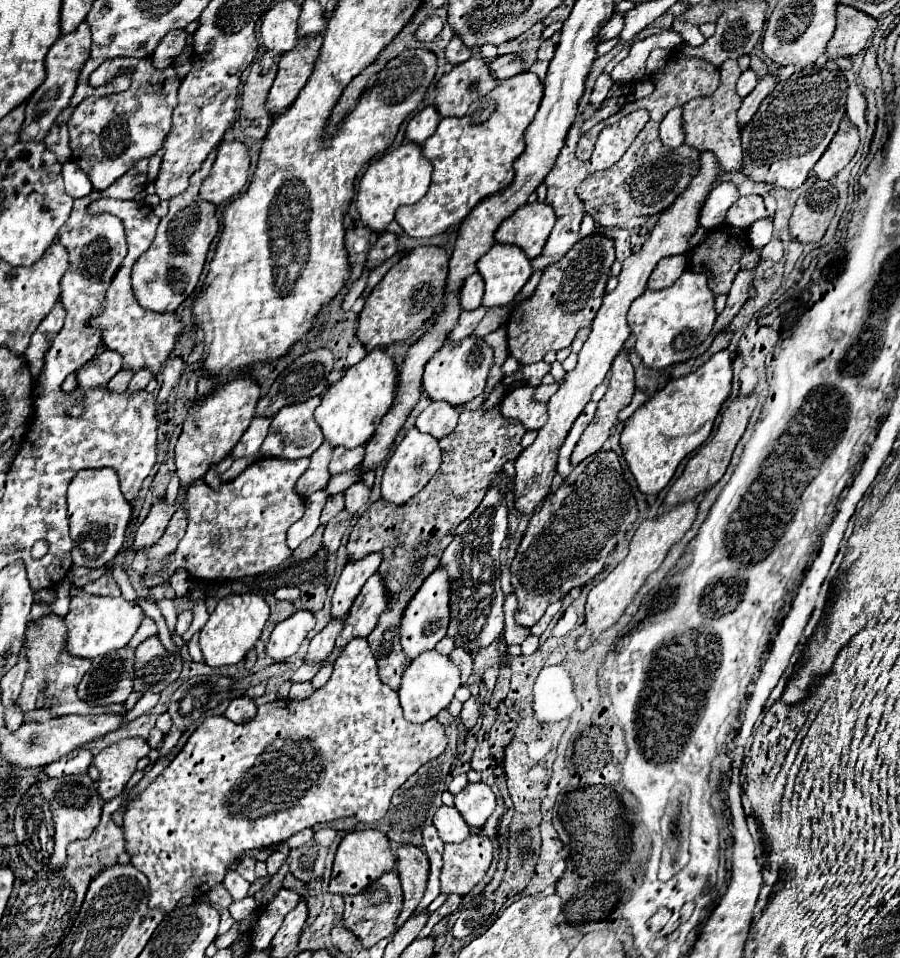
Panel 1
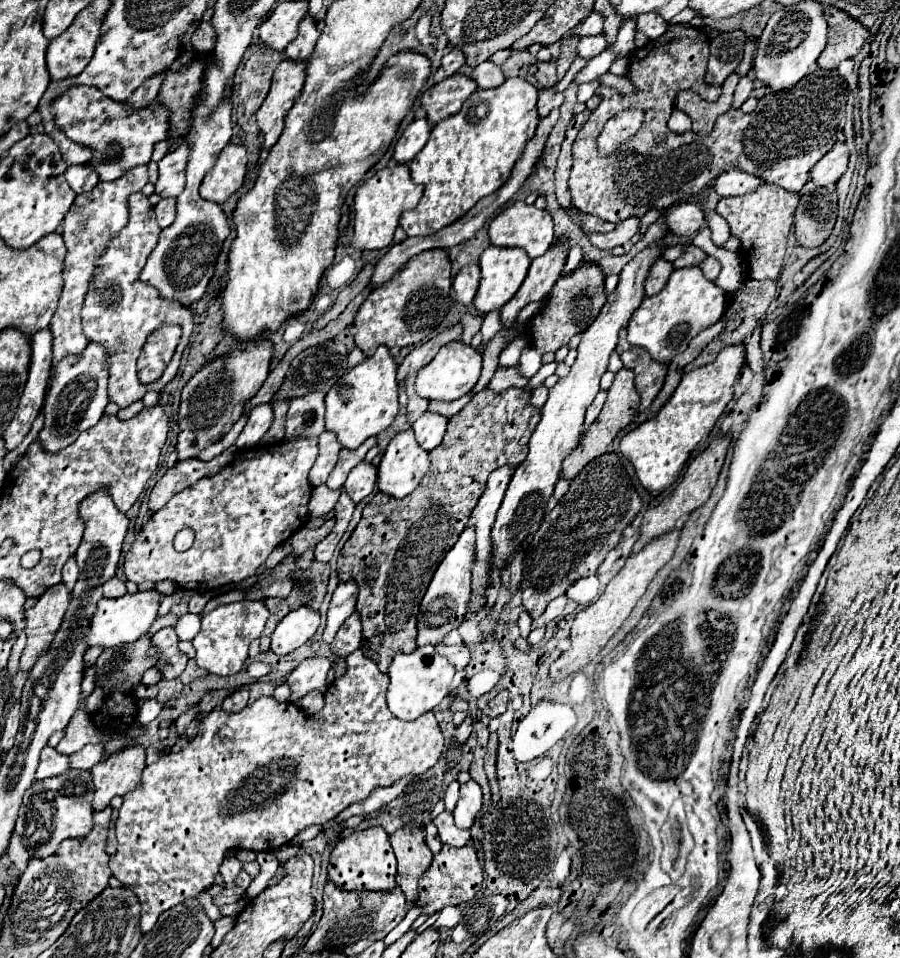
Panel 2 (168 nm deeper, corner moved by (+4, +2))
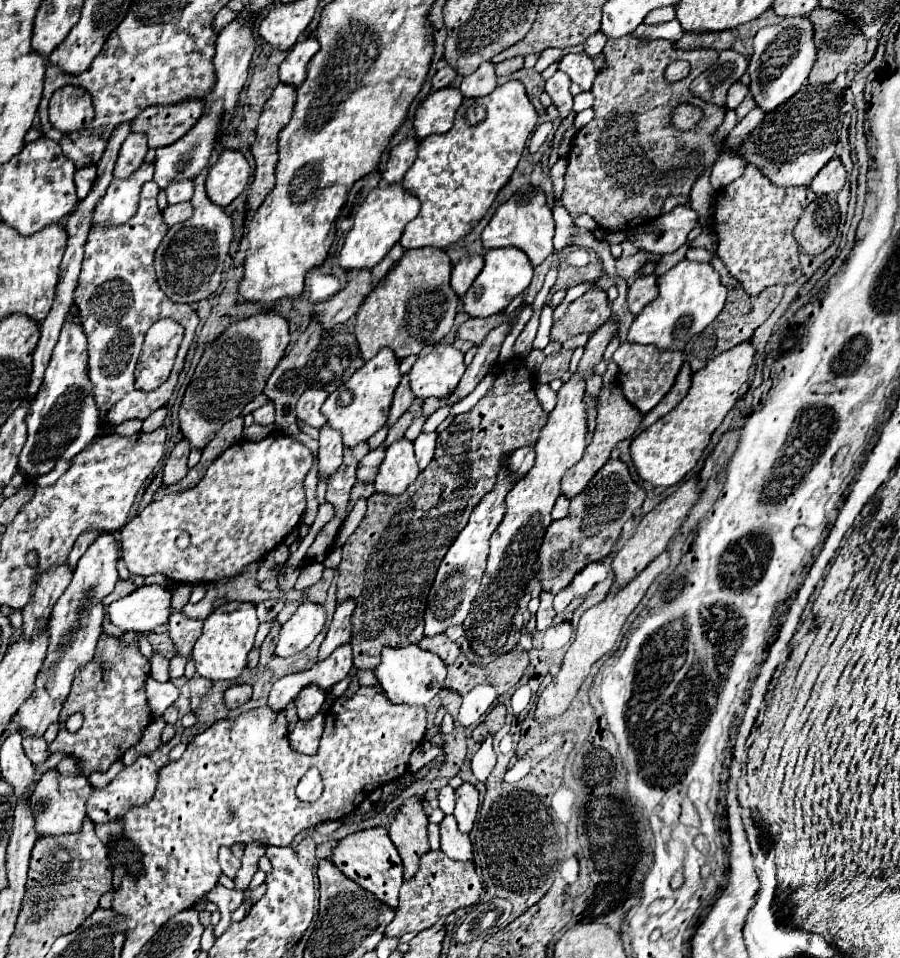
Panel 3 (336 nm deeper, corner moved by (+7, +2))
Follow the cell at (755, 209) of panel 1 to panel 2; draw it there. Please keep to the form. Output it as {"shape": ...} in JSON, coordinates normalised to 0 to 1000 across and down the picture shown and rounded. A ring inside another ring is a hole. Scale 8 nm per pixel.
{"shape":[[[848,192],[837,203],[803,207],[797,213],[797,223],[801,223],[808,230],[812,244],[823,251],[823,257],[826,257],[823,267],[837,292],[850,292],[850,290],[863,292],[866,290],[866,282],[868,282],[870,267],[872,267],[872,253],[881,234],[881,223],[883,223],[886,213],[888,213],[886,200],[874,200],[859,192]]]}

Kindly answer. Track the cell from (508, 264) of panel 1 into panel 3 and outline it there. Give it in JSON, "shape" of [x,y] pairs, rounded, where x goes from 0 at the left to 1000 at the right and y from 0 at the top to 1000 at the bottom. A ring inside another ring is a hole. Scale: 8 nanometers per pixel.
{"shape":[[[576,259],[542,261],[538,271],[540,273],[533,288],[527,292],[524,301],[513,311],[516,326],[524,332],[542,332],[547,328],[558,326],[578,305],[582,305],[589,299],[589,292],[591,292],[591,276],[587,267]]]}

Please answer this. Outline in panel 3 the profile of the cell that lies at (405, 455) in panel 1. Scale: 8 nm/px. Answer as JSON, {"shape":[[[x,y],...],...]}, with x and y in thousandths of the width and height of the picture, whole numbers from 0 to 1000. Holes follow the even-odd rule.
{"shape":[[[447,457],[440,459],[429,470],[429,480],[424,482],[418,499],[416,509],[424,516],[447,516],[464,497],[464,484],[460,478],[458,461]]]}

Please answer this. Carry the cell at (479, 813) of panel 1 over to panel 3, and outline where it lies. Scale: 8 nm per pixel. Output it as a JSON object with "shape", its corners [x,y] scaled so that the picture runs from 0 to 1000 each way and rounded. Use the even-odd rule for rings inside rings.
{"shape":[[[516,816],[507,825],[507,846],[504,846],[504,854],[509,858],[511,868],[522,868],[524,866],[529,850],[531,850],[531,841],[533,841],[531,825],[522,816]]]}

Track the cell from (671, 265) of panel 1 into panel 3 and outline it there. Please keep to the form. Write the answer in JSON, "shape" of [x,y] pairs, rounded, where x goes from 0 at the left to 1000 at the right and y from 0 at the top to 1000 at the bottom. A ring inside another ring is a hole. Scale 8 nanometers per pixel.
{"shape":[[[727,286],[707,290],[698,301],[698,322],[700,322],[700,326],[707,330],[729,309],[731,309],[731,296],[729,296],[729,288]]]}

